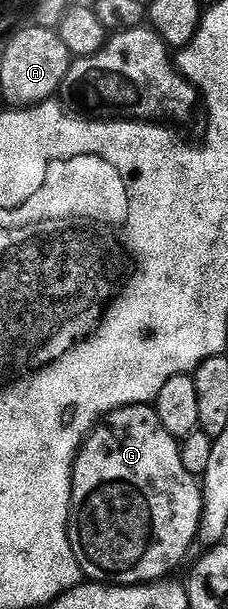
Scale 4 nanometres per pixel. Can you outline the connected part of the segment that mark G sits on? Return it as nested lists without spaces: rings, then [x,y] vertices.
[[[153,405],[122,406],[111,414],[105,415],[102,421],[86,435],[78,457],[74,459],[74,479],[72,480],[72,496],[70,497],[70,543],[72,552],[78,561],[78,567],[89,581],[101,582],[111,586],[141,586],[147,582],[165,579],[182,561],[186,553],[198,542],[198,529],[202,526],[202,488],[199,479],[184,468],[184,460],[180,460],[182,447],[179,439],[164,429],[160,424],[160,416]]]

